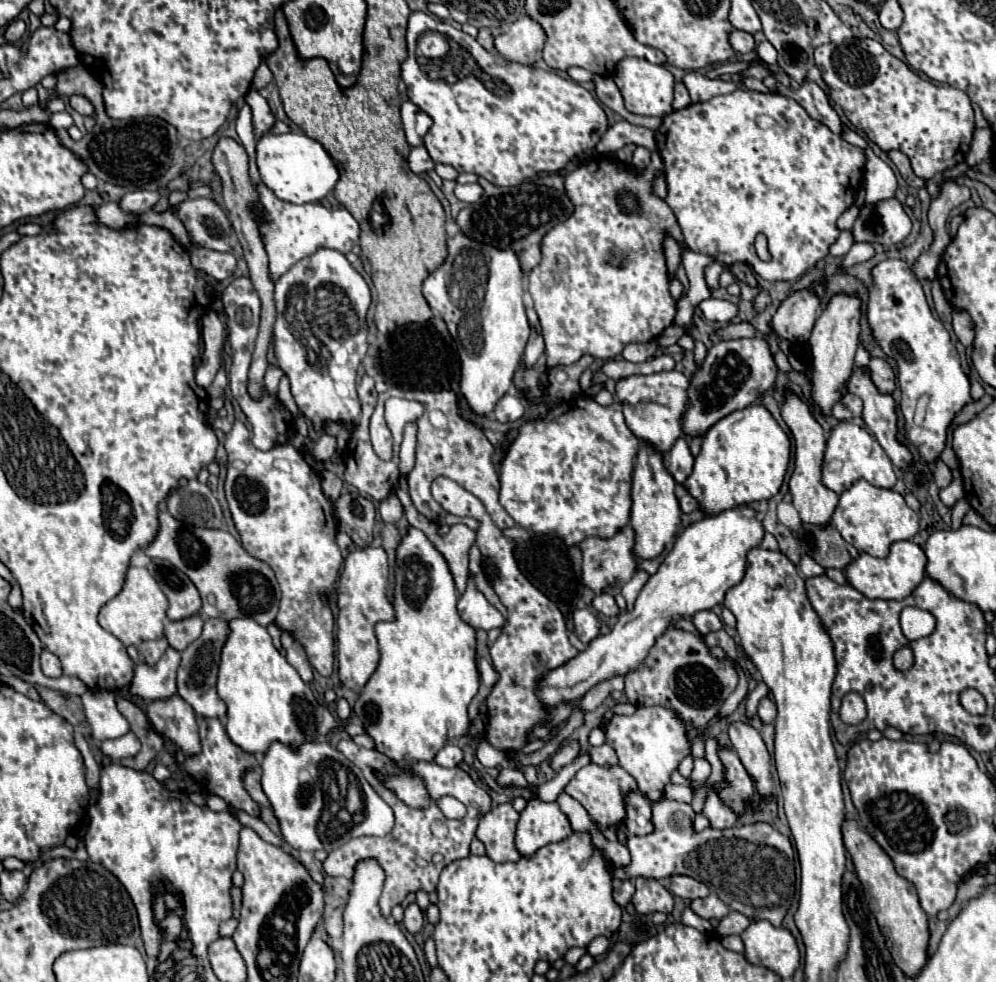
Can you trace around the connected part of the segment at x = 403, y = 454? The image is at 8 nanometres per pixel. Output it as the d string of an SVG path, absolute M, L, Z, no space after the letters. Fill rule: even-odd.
M408 423L404 429L404 441L400 447L400 465L402 475L414 467L414 447L416 447L416 423Z

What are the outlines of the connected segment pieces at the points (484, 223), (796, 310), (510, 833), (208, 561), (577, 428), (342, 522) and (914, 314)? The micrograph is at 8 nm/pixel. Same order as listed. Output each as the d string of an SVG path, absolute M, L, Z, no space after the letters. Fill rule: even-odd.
M542 175L536 177L534 183L522 183L516 187L498 187L486 179L480 179L478 183L484 187L484 195L458 213L456 225L460 233L478 239L478 243L514 251L520 259L522 273L528 275L528 271L540 261L542 237L554 225L566 221L574 211L564 189L564 179L560 175Z
M810 291L794 293L778 307L768 325L772 333L776 333L778 337L784 337L792 343L806 343L816 321L818 305L820 299L814 293Z
M502 803L488 811L476 829L476 837L486 845L486 855L492 861L518 861L520 853L514 845L516 823L520 813L512 807L512 803Z
M168 511L160 513L160 531L156 539L144 549L146 555L156 559L166 559L196 585L202 597L202 613L206 617L220 619L242 619L250 617L258 625L268 627L280 603L278 581L268 563L254 559L228 531L206 529L196 525L186 525L174 519Z
M580 397L580 399L570 399L570 401L562 401L556 407L552 407L548 411L548 415L544 415L538 421L532 423L524 423L518 429L518 437L516 441L510 445L502 465L500 465L500 505L506 509L506 513L524 529L532 529L536 535L540 537L558 537L564 539L566 545L580 545L586 537L602 537L602 539L610 539L614 537L622 527L628 525L630 521L630 485L632 485L632 471L634 471L634 461L636 461L636 453L640 449L640 441L634 437L634 433L626 427L624 423L624 415L622 415L622 405L620 403L612 403L608 407L598 405L594 399L590 397Z
M344 493L334 501L338 529L348 533L358 547L372 543L374 505L358 493Z
M886 259L886 261L880 261L878 265L874 265L870 273L872 273L874 285L870 287L870 293L868 293L866 319L868 319L868 325L870 325L872 337L878 341L882 351L890 359L896 361L897 384L900 391L902 391L900 409L902 409L902 415L904 415L904 421L906 421L906 433L908 433L910 443L916 445L916 449L920 451L922 461L926 461L926 463L928 461L936 461L938 455L944 449L948 425L952 423L954 415L972 399L970 397L968 377L966 377L966 373L960 367L960 355L958 355L956 347L952 345L948 331L944 329L944 325L938 319L934 319L932 309L930 309L930 305L926 301L924 289L920 285L918 277L912 273L912 269L904 261L900 261L900 259ZM922 395L928 395L928 407L926 407L924 421L920 423L920 427L916 427L916 423L914 423L914 409L916 409L916 403L918 403L918 399Z

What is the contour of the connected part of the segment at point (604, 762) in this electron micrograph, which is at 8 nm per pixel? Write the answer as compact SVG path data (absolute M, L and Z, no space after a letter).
M600 745L600 747L592 747L590 749L590 757L592 757L592 763L596 765L602 765L602 767L612 767L612 765L618 765L618 757L614 753L614 749L610 745Z

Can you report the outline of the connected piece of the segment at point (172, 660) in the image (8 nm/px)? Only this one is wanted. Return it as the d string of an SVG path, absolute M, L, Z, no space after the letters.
M170 647L154 665L138 661L134 665L134 677L130 681L130 695L138 695L148 703L174 697L178 663L180 663L180 653Z

